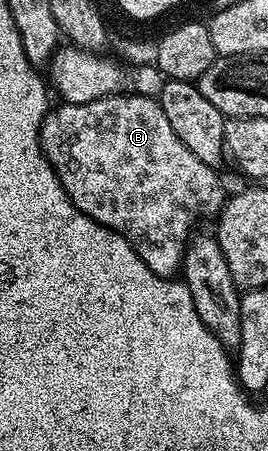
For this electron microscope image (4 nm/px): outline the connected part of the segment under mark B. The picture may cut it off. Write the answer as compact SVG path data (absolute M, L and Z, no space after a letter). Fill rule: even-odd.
M121 92L113 94L111 98L99 98L86 104L70 102L60 104L57 110L56 107L49 109L43 124L40 125L40 147L48 158L49 164L54 168L62 188L70 196L73 204L98 224L102 224L106 228L110 228L122 235L134 248L134 252L138 252L138 256L142 256L142 260L146 264L146 268L150 268L150 272L154 272L163 278L171 278L181 269L184 252L188 249L190 241L188 229L191 228L192 221L196 218L196 213L212 214L212 216L219 215L226 201L226 193L224 194L224 186L220 183L219 176L216 175L219 173L213 167L202 164L202 160L198 160L198 156L194 156L194 152L190 152L190 148L186 148L186 144L182 144L182 140L178 140L178 136L174 136L174 128L170 128L170 120L166 120L166 112L162 112L160 103L156 98L147 98L135 92L129 93L129 98L126 95L127 93Z

